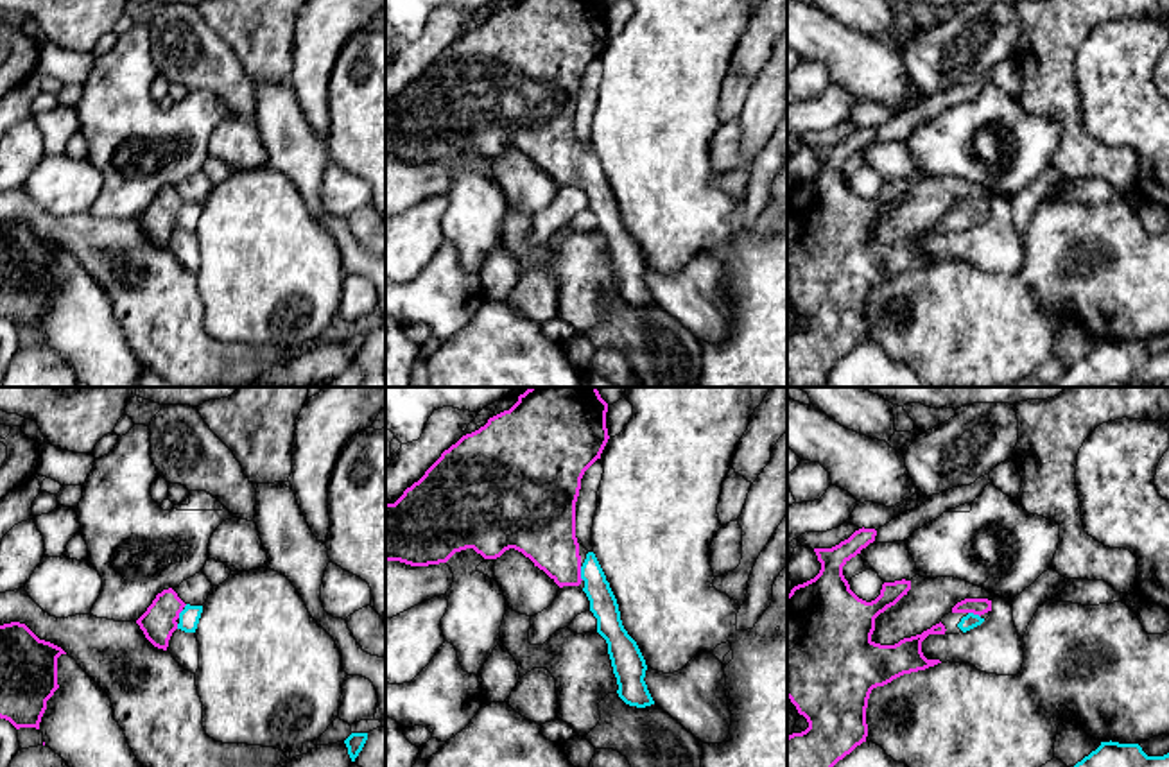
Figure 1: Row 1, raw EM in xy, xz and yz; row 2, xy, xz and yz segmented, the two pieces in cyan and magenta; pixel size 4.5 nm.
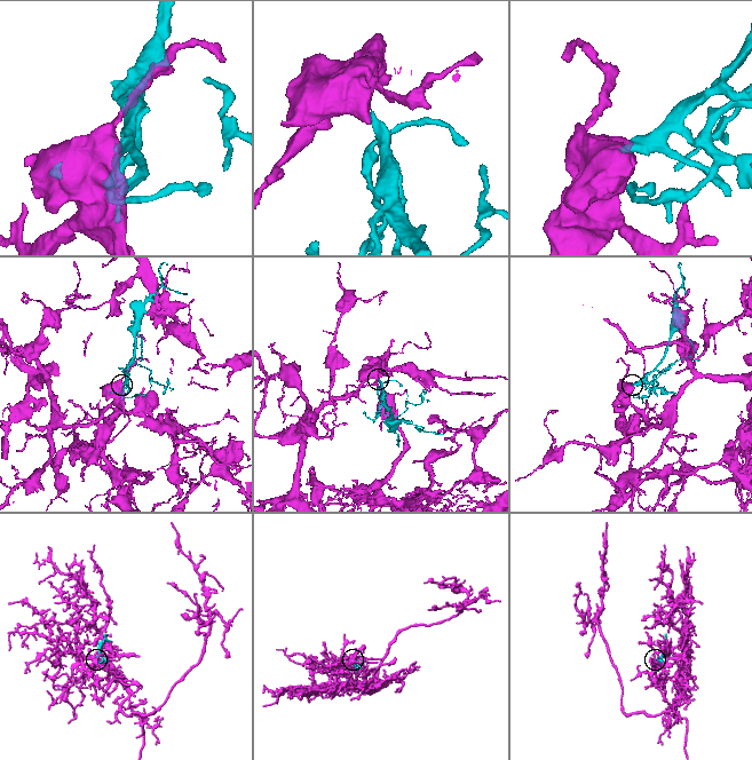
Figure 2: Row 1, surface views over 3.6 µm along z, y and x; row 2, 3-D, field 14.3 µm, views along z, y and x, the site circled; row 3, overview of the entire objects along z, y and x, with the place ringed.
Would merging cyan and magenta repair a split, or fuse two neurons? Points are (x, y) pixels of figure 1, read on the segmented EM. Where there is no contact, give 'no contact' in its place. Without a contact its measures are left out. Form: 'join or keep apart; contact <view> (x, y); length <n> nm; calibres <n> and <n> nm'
join; contact xz (581, 574); length 70 nm; calibres 120 and 280 nm

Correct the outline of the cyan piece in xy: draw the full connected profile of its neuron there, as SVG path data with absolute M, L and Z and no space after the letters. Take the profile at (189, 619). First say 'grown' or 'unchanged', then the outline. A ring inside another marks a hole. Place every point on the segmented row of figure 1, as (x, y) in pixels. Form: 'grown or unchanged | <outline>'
grown | M169 588L156 595L136 624L154 647L167 651L176 629L195 633L201 613L203 606L185 604L178 593Z

